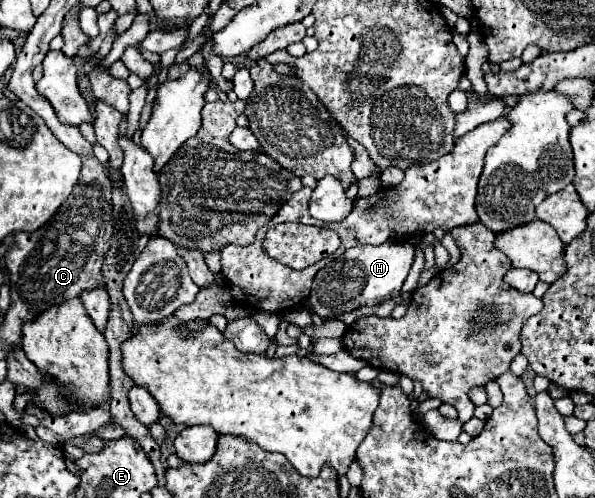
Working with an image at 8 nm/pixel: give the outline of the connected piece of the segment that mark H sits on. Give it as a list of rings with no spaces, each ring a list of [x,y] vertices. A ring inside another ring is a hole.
[[[387,240],[379,246],[355,246],[345,250],[339,258],[323,266],[311,288],[311,310],[321,318],[333,318],[337,314],[353,312],[361,306],[375,306],[383,300],[397,298],[401,286],[411,270],[415,248],[409,242]]]

